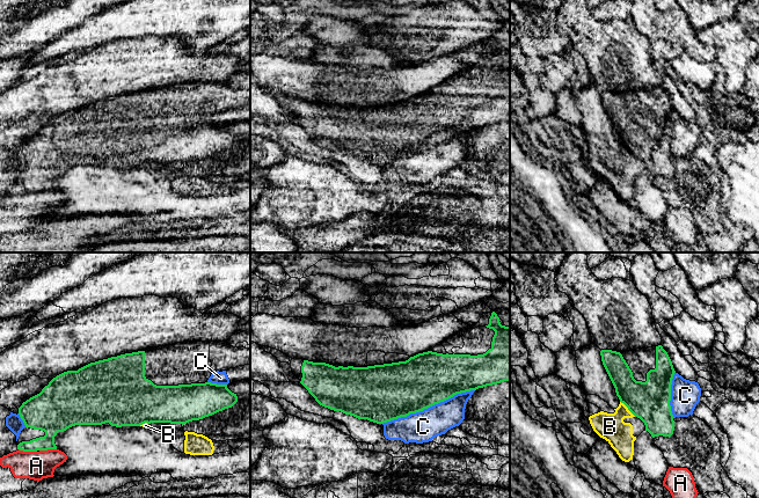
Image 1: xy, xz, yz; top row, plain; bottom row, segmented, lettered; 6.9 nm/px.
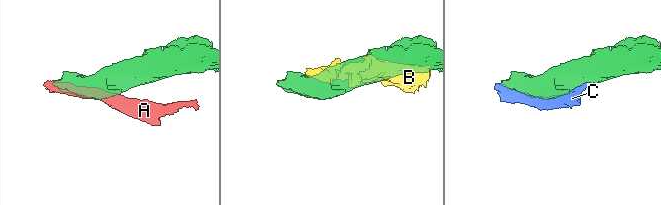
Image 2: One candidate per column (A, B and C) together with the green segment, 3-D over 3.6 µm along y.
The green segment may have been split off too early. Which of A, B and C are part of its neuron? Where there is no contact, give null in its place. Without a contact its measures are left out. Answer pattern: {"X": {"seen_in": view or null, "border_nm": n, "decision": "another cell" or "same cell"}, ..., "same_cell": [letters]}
{"A": {"seen_in": "xy", "border_nm": 130, "decision": "another cell"}, "B": {"seen_in": "yz", "border_nm": 160, "decision": "another cell"}, "C": {"seen_in": "xz", "border_nm": 700, "decision": "another cell"}, "same_cell": []}

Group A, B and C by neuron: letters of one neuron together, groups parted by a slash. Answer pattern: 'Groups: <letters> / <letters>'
Groups: A / B / C

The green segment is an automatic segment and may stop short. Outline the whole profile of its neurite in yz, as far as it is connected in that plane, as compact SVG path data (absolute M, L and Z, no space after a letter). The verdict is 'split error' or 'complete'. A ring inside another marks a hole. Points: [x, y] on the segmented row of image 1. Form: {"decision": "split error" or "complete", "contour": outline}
{"decision": "split error", "contour": "M663 346L623 353L601 350L600 356L620 402L644 423L652 438L671 437L674 417L670 401L676 371Z"}

